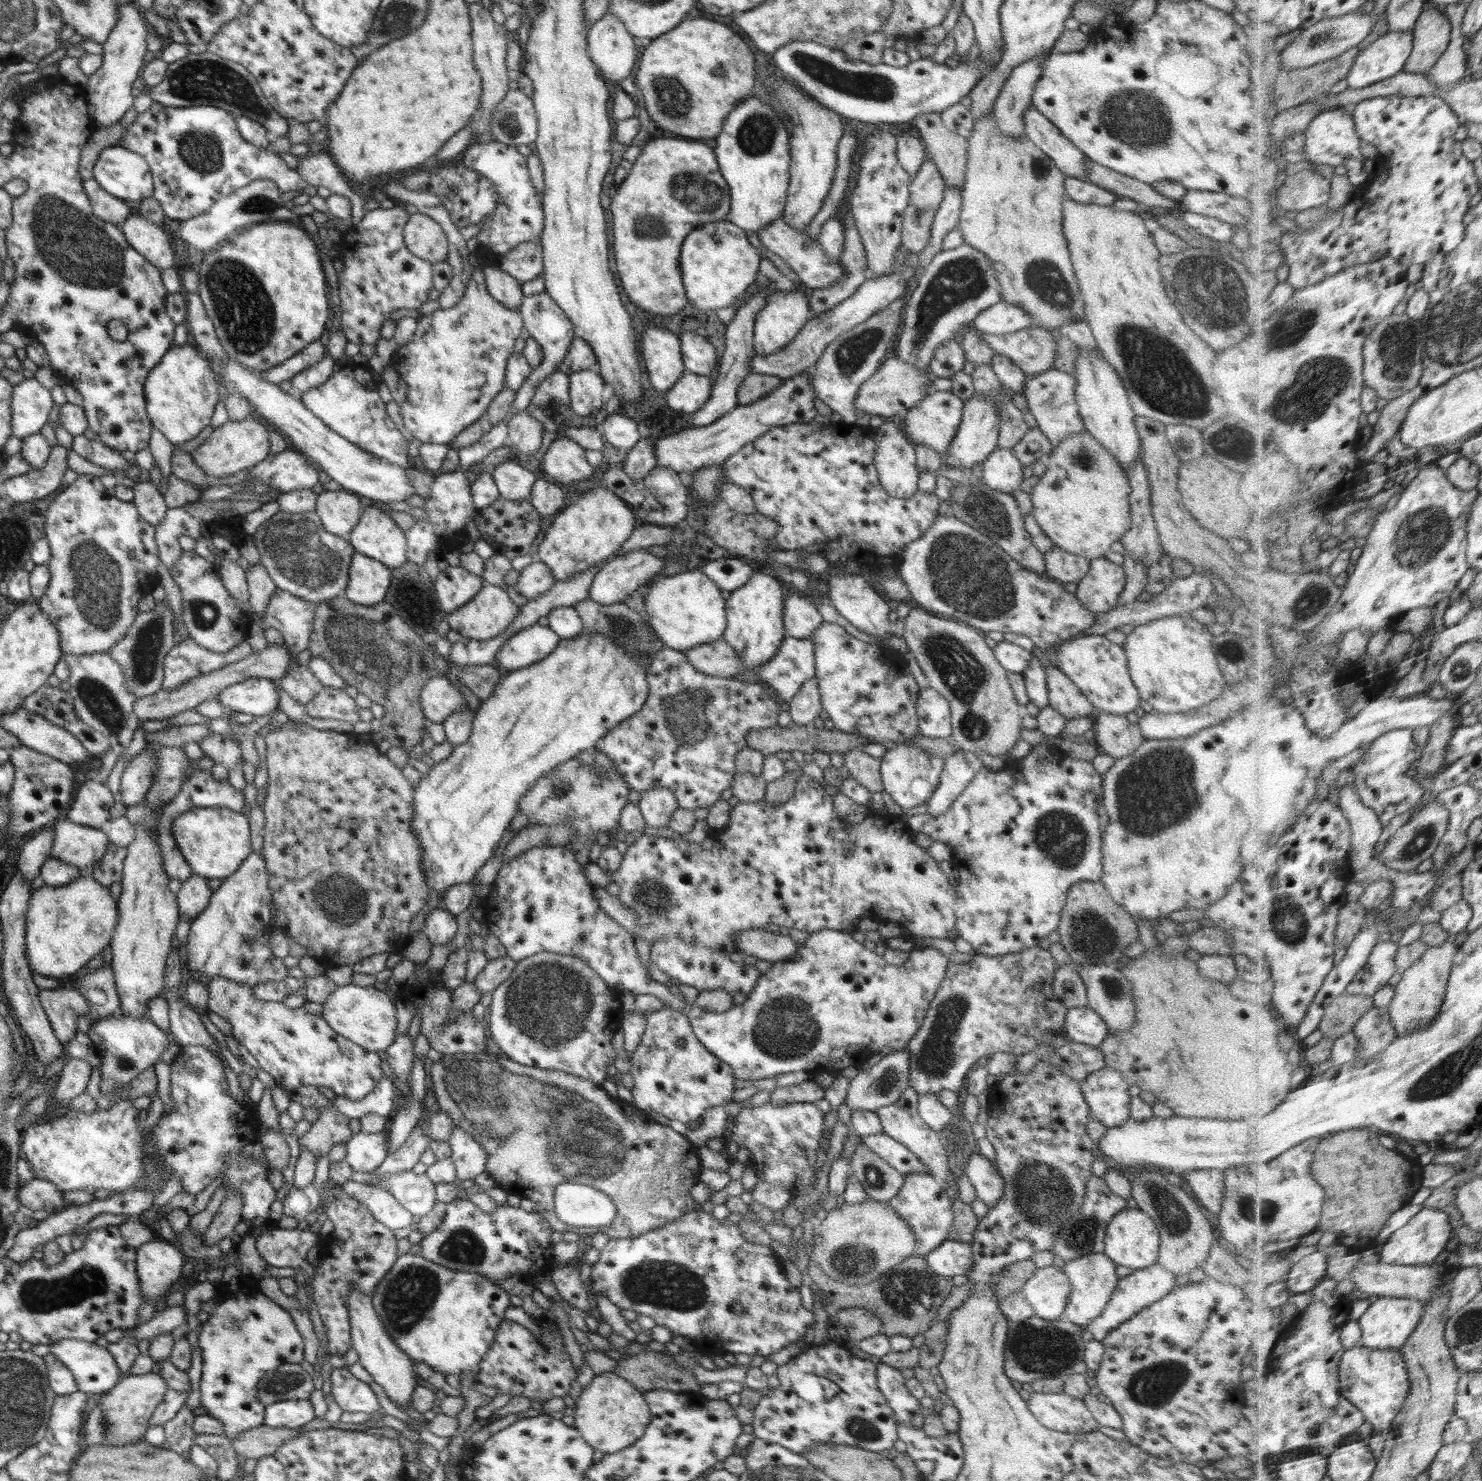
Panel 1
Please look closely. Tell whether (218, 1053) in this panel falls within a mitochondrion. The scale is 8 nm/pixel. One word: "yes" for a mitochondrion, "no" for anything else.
no

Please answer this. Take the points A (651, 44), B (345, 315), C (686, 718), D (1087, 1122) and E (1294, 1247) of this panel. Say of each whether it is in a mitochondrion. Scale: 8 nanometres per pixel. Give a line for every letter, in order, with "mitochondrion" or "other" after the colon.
A: other
B: other
C: mitochondrion
D: other
E: other

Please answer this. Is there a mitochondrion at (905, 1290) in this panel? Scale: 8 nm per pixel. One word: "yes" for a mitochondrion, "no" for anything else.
yes

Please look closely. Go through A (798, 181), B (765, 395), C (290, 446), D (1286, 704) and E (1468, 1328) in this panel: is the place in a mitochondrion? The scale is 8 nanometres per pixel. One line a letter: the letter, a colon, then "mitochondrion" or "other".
A: other
B: other
C: other
D: other
E: mitochondrion

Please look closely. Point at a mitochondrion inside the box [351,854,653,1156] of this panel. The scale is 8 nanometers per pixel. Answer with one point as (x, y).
(551, 1004)

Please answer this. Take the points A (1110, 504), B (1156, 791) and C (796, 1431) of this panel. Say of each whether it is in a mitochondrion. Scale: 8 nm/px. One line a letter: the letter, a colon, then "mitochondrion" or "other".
A: other
B: mitochondrion
C: other

